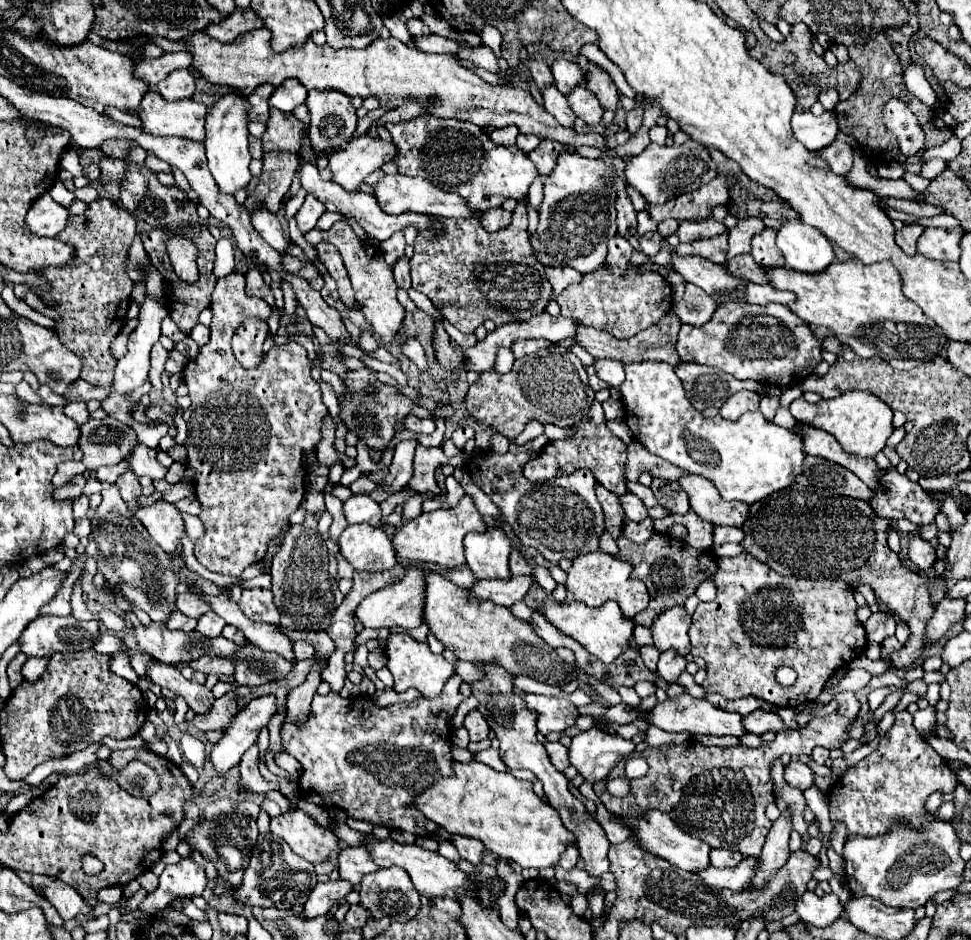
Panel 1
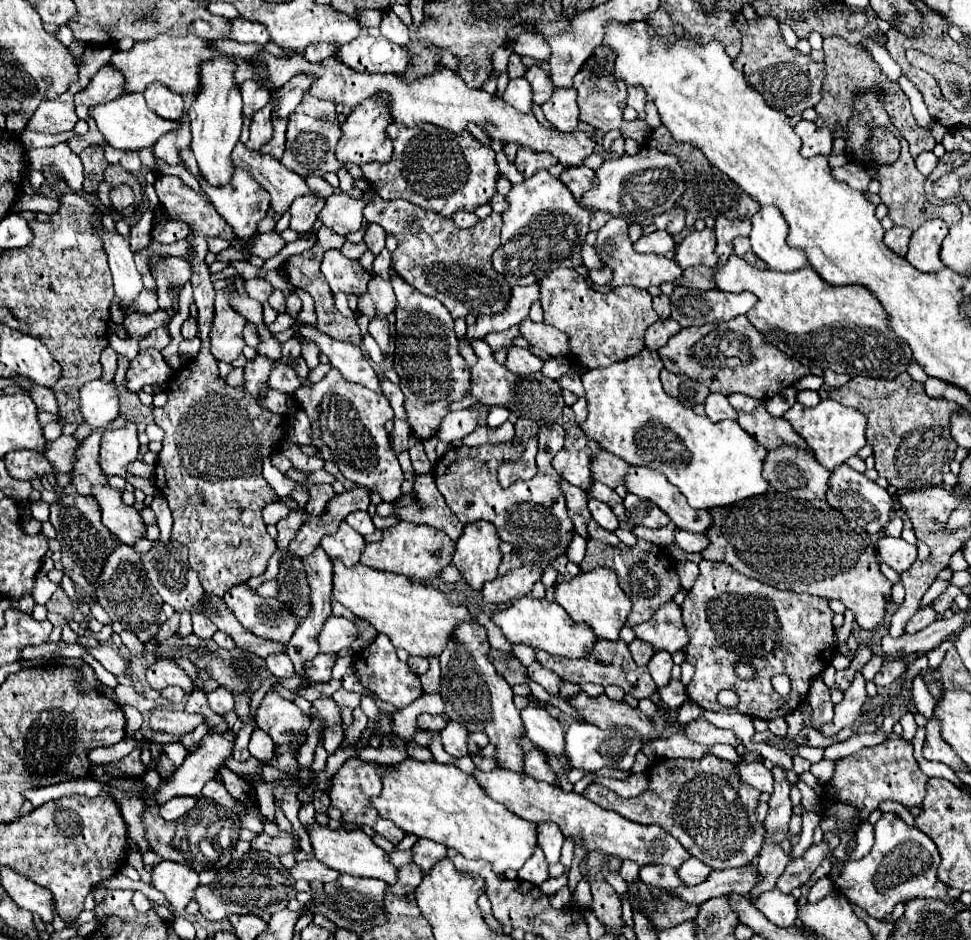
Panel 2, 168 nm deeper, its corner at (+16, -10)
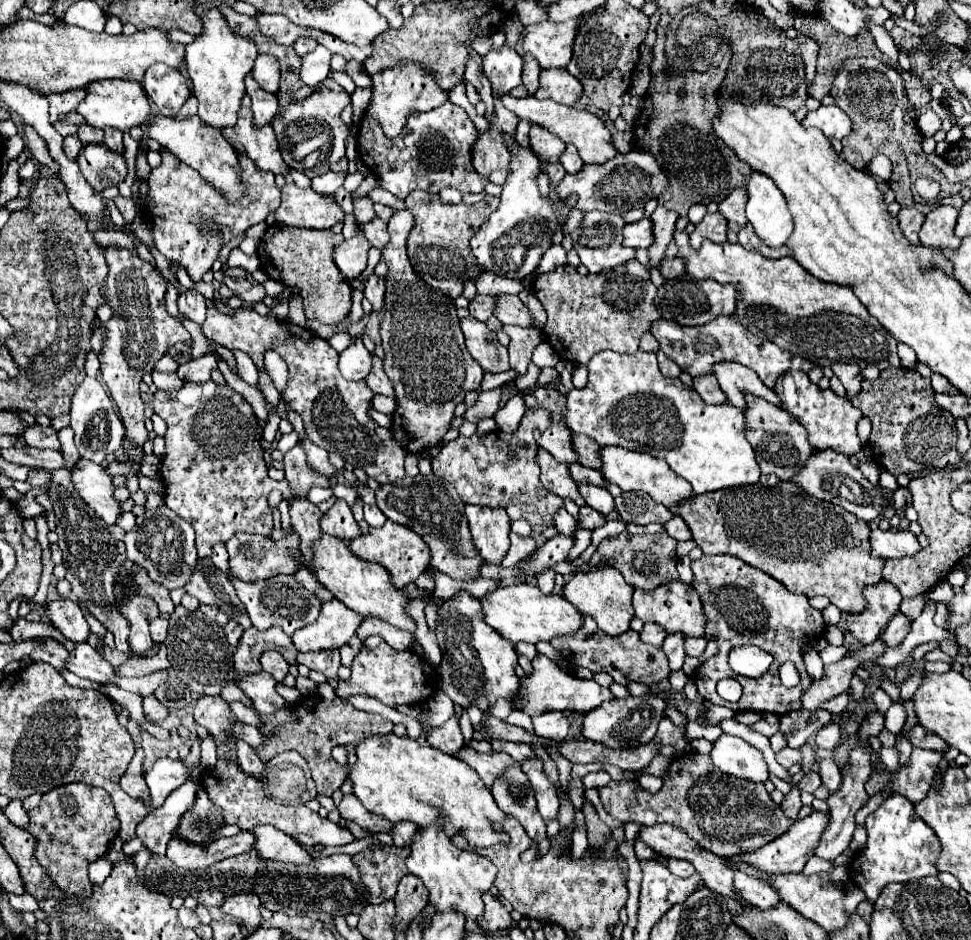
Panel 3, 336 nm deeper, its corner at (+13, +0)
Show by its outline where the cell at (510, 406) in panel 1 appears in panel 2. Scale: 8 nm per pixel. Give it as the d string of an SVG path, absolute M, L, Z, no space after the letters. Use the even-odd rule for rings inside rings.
M480 339L472 341L472 349L478 355L478 363L472 367L472 385L468 395L472 395L480 405L500 405L506 407L510 413L516 413L518 417L526 417L544 425L554 423L562 415L566 403L562 399L562 387L554 379L548 379L540 371L532 375L516 375L508 371L504 365L494 361L490 347Z

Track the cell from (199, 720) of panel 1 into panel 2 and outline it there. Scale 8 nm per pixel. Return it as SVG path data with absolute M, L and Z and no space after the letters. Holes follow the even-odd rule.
M154 709L148 715L148 725L154 731L164 731L176 737L182 737L190 731L194 731L204 721L198 713L186 713L186 711L174 711L174 709Z

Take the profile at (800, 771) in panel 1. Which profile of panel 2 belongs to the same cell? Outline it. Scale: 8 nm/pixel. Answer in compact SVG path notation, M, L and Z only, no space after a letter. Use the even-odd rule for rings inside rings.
M738 761L738 775L744 783L752 785L754 789L764 791L764 793L772 793L774 777L772 777L772 771L768 771L764 767L764 763L742 763L742 761Z

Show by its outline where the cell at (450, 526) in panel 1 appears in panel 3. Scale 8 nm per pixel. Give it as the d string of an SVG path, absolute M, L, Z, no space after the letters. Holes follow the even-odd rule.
M385 521L383 527L379 529L369 529L367 535L361 535L357 539L353 539L349 543L349 551L353 555L357 555L359 559L365 559L369 563L379 563L387 569L387 573L391 575L391 581L393 581L393 587L405 587L409 583L413 583L429 565L429 551L423 543L423 539L419 535L415 535L411 529L407 527L401 527L397 523L391 523L391 521Z

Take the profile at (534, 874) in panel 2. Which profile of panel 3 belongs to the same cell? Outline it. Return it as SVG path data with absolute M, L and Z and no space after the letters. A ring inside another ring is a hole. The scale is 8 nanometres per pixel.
M507 767L507 771L503 771L499 779L495 779L491 793L495 797L495 803L505 813L513 815L523 825L527 835L539 845L539 855L547 853L549 841L545 833L545 823L537 811L531 783L521 767Z

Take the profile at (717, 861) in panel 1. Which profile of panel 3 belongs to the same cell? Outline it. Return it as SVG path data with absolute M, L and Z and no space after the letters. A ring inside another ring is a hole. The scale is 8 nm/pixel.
M667 859L667 869L675 875L675 877L691 877L695 873L695 867L687 861L679 861L679 859Z

